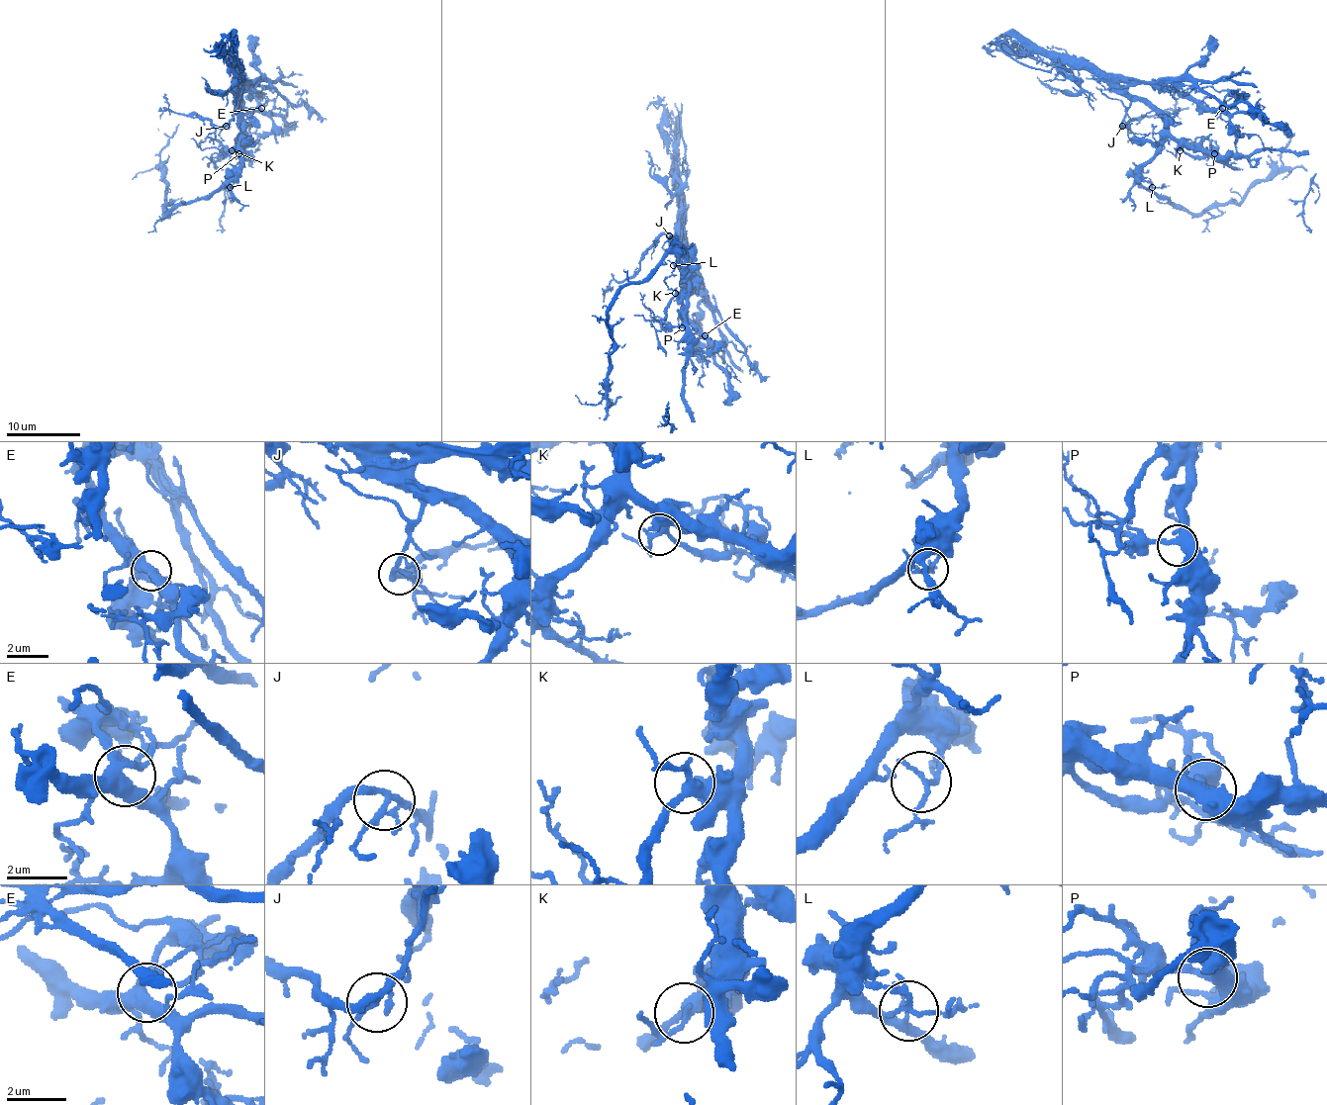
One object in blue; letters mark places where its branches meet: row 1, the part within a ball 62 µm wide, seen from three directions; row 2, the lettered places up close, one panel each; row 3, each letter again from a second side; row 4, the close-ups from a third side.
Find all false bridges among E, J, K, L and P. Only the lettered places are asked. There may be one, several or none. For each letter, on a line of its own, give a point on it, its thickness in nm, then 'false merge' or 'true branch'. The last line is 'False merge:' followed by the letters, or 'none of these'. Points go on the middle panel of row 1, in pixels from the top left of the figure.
E: place (705, 335); calibre 420 nm; true branch
J: place (669, 235); calibre 180 nm; true branch
K: place (675, 293); calibre 280 nm; true branch
L: place (673, 265); calibre 110 nm; true branch
P: place (682, 327); calibre 400 nm; true branch
False merge: none of these

